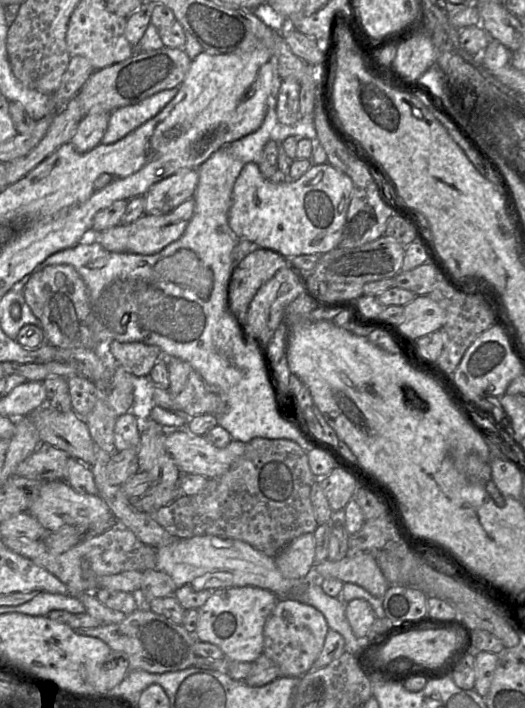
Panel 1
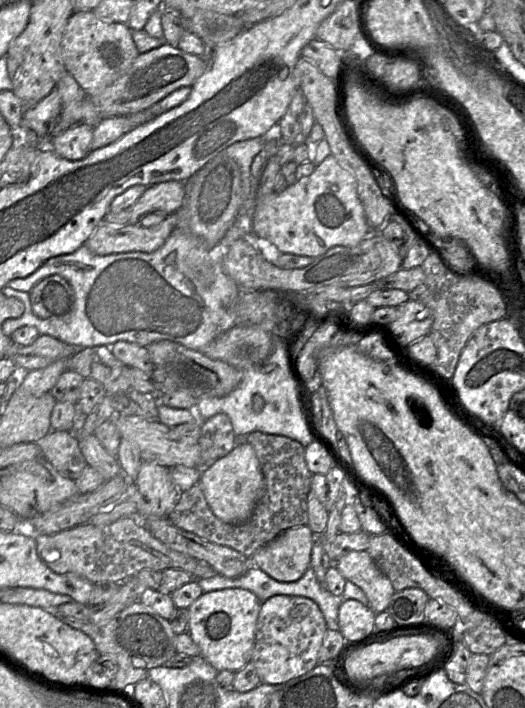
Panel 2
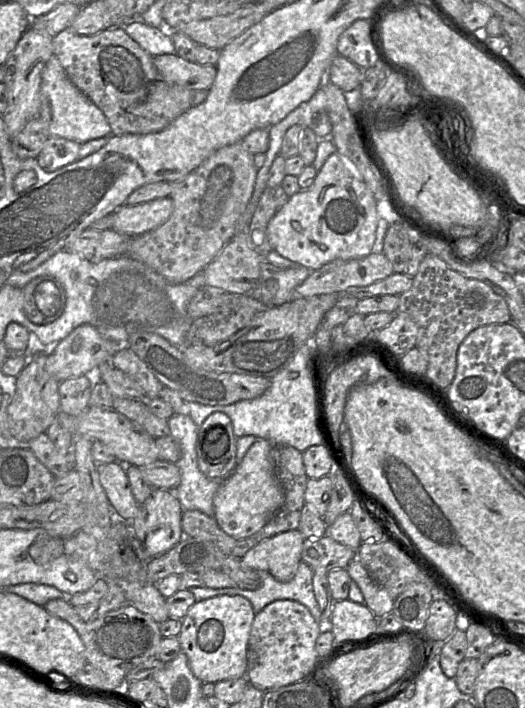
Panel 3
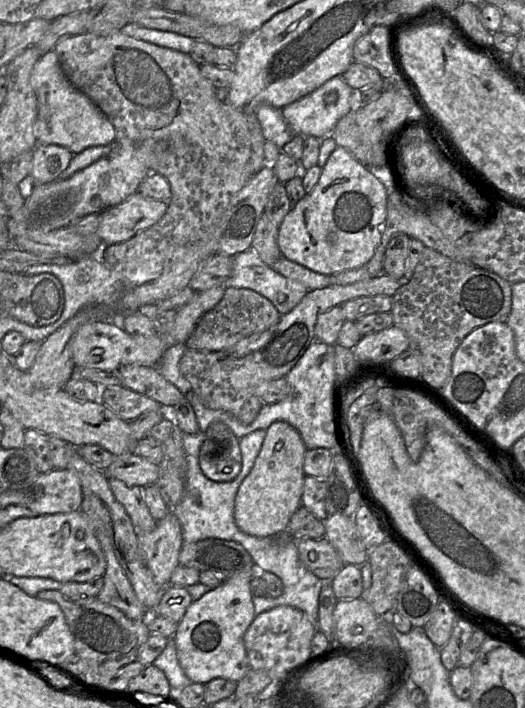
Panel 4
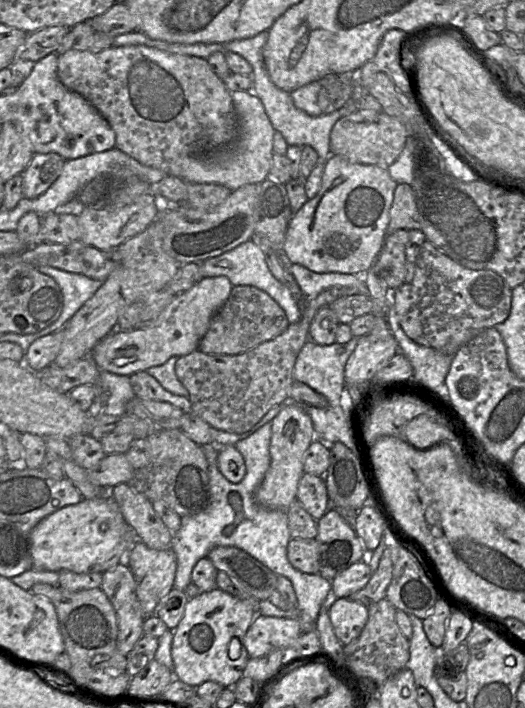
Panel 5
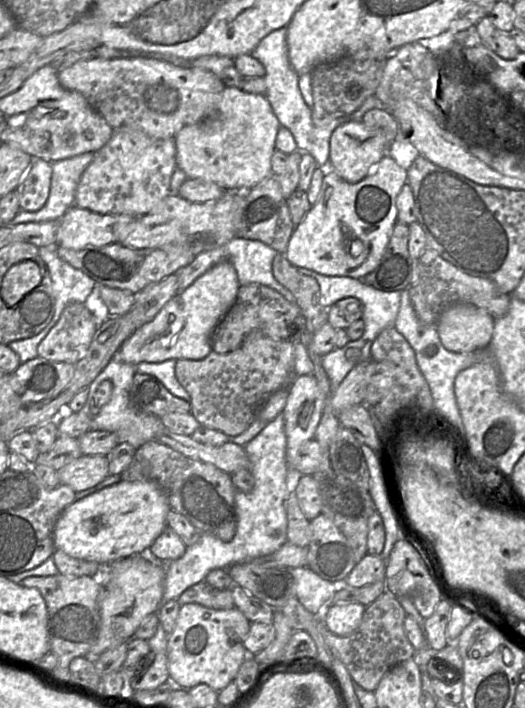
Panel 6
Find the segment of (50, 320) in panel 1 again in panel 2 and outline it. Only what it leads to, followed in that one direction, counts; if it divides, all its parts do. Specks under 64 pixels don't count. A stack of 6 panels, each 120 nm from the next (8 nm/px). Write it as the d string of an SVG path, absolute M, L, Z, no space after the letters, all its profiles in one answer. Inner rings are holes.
M52 275L29 292L33 313L43 320L68 319L75 309L75 293L61 276Z

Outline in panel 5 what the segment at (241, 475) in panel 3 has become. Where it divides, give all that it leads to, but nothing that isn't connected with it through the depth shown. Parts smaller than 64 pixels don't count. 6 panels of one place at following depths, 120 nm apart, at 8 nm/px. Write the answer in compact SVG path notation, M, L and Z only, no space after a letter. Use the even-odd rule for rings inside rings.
M298 403L287 404L271 423L271 464L255 492L255 499L265 508L286 510L297 499L298 484L304 473L304 455L315 440L315 431L310 416Z

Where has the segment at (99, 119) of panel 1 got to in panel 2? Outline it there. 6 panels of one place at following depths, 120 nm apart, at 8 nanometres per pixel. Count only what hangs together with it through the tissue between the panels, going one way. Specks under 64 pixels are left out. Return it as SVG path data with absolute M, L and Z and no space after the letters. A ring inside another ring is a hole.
M77 124L50 140L50 149L61 158L77 161L85 158L91 151L94 127L89 124Z

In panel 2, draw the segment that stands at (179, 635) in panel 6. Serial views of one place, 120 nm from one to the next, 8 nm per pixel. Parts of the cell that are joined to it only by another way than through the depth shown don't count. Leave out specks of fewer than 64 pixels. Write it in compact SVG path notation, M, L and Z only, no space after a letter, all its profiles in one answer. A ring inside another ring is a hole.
M230 588L203 593L189 610L189 635L199 646L201 656L218 672L229 670L238 672L250 661L255 645L256 625L263 602L251 591L242 588Z

